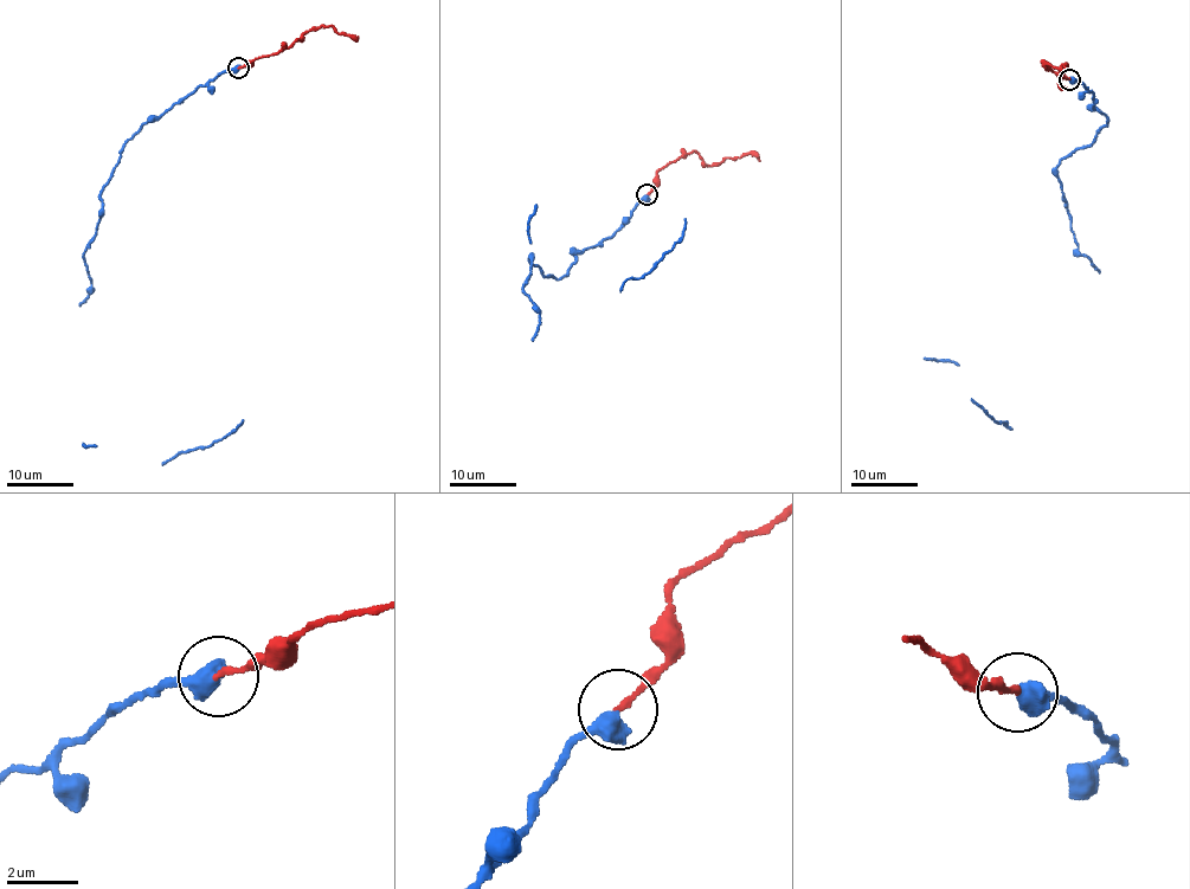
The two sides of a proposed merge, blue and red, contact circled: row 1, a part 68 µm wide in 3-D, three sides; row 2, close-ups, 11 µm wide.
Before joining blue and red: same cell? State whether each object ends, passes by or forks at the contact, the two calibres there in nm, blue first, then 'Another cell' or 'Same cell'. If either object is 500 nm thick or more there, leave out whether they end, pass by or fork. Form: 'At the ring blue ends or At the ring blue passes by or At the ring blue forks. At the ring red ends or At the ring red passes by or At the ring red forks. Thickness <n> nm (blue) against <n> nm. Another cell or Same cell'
Thickness 600 nm (blue) against 160 nm. Same cell

